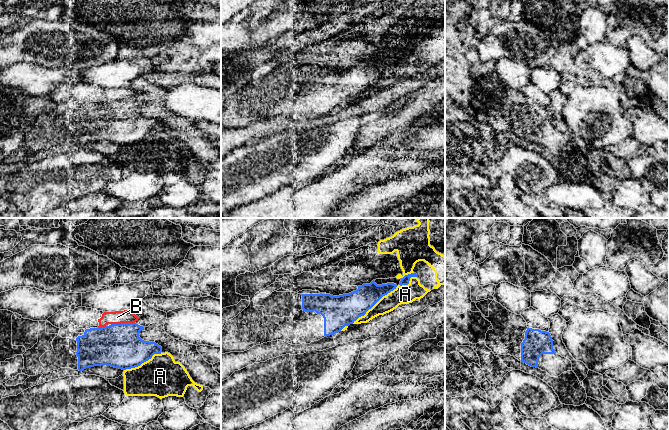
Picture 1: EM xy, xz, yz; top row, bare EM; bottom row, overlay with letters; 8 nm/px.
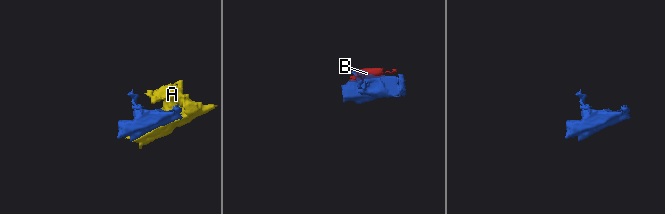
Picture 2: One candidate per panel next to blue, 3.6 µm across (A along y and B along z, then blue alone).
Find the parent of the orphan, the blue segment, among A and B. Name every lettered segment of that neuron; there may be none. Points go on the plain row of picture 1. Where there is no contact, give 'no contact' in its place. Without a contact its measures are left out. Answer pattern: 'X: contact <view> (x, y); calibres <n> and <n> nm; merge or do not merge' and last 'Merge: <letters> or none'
A: contact xz (374, 80); calibres 240 and 150 nm; do not merge
B: contact xy (122, 99); calibres 360 and 110 nm; do not merge
Merge: none

